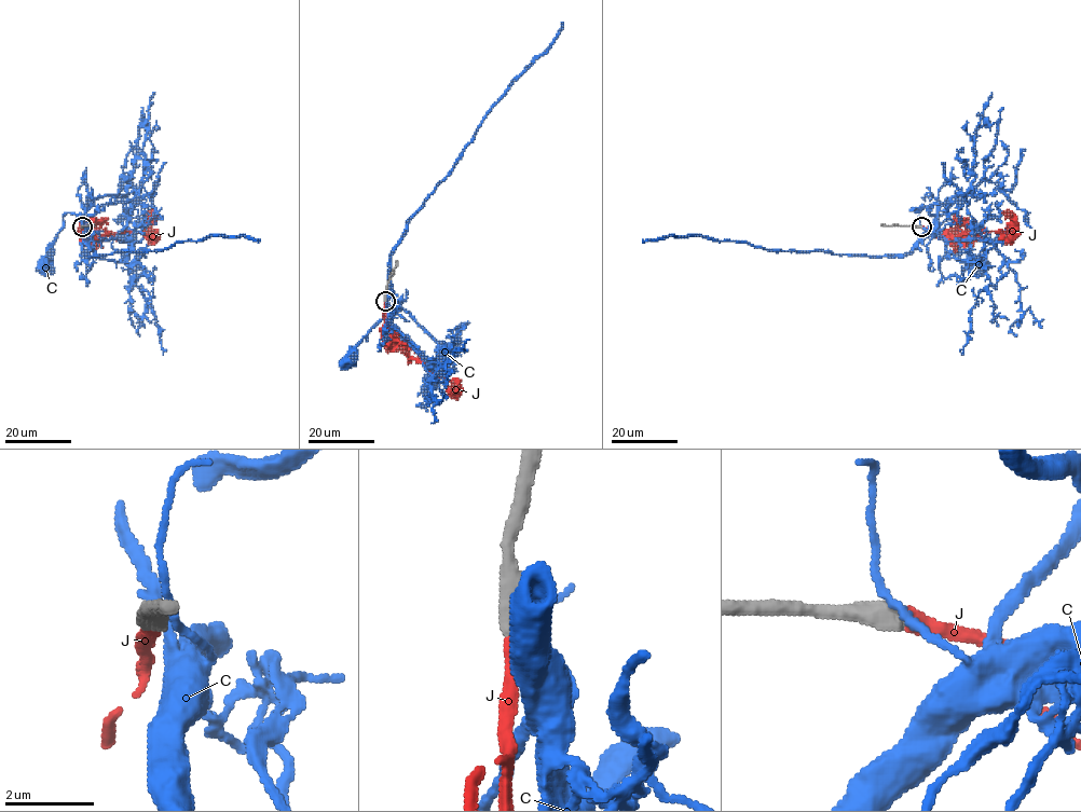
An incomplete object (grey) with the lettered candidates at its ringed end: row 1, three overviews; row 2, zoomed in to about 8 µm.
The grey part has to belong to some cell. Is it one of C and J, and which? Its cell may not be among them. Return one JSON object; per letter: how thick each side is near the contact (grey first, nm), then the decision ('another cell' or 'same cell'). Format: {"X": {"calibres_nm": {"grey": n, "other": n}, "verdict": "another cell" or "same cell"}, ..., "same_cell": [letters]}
{"C": {"calibres_nm": {"grey": 600, "other": 160}, "verdict": "another cell"}, "J": {"calibres_nm": {"grey": 550, "other": 400}, "verdict": "same cell"}, "same_cell": ["J"]}

